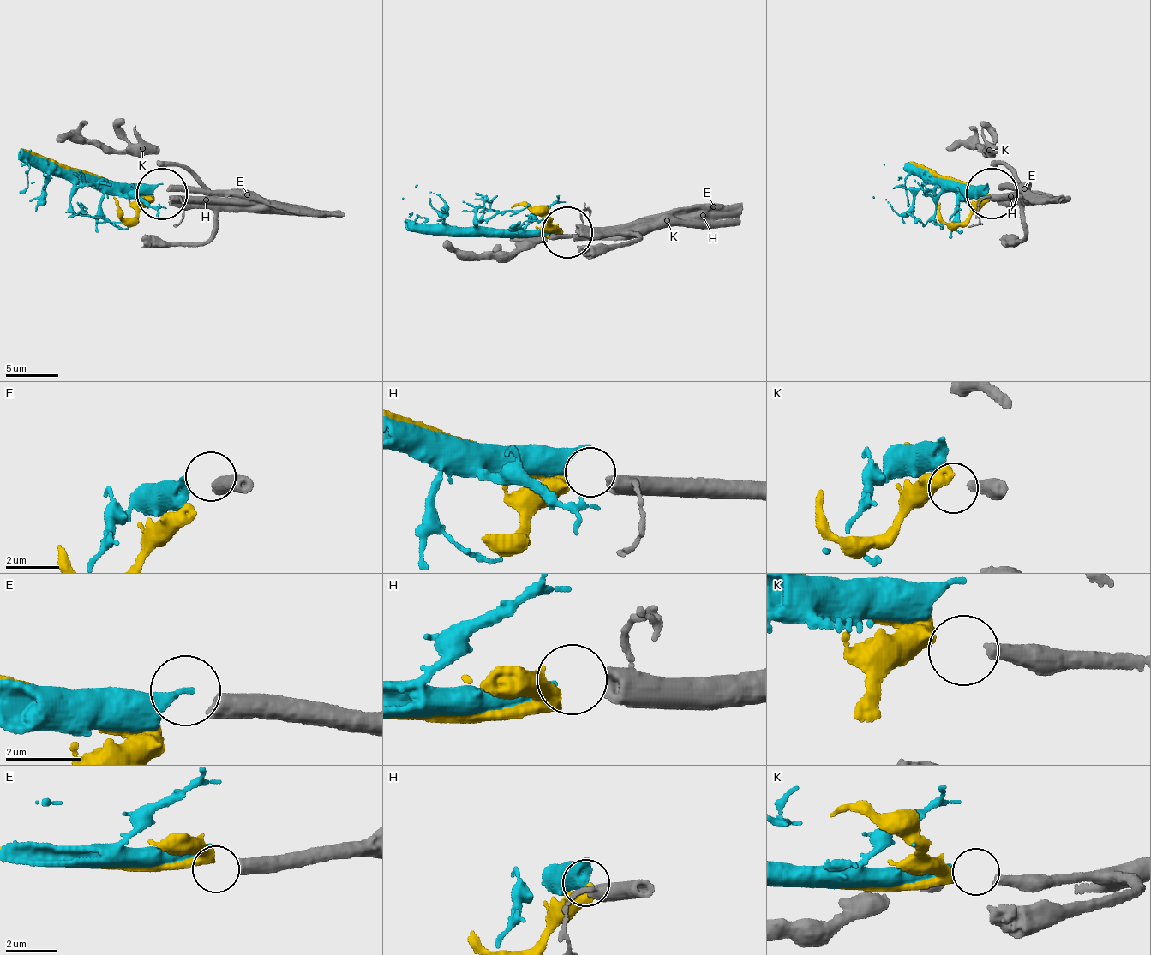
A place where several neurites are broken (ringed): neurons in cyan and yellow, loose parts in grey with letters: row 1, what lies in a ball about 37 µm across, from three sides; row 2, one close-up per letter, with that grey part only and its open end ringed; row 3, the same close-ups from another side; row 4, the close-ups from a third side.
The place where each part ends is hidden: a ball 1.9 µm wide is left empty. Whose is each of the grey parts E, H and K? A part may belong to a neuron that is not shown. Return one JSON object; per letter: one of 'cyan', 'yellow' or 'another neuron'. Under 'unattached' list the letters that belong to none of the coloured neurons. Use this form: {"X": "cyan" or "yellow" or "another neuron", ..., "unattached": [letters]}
{"E": "another neuron", "H": "cyan", "K": "yellow", "unattached": ["E"]}

